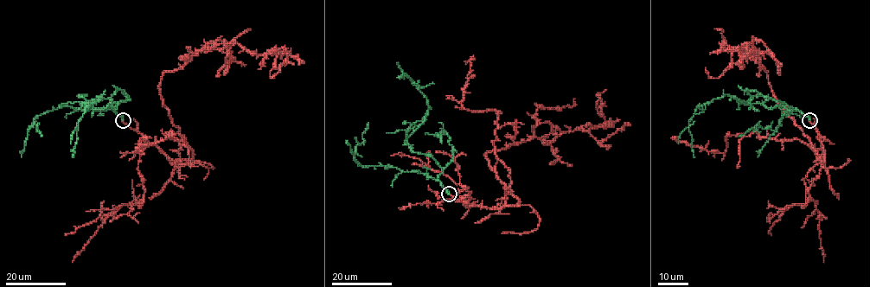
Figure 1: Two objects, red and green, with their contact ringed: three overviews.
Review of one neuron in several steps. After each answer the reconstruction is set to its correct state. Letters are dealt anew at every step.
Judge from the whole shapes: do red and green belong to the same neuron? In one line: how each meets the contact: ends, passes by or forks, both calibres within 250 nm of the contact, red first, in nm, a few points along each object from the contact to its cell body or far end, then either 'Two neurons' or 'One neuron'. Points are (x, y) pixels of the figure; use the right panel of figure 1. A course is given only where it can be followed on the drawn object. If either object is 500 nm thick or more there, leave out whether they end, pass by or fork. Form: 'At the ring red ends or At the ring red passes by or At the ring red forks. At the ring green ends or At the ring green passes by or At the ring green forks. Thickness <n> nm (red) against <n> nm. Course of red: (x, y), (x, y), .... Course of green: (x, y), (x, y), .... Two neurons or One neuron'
At the ring red ends. At the ring green ends. Thickness 340 nm (red) against 360 nm. Course of red: (809, 120), (823, 163), (751, 45), (733, 50), (719, 77), (705, 67). Course of green: (809, 120), (783, 103), (769, 108), (723, 95), (700, 105), (689, 122), (694, 157). One neuron

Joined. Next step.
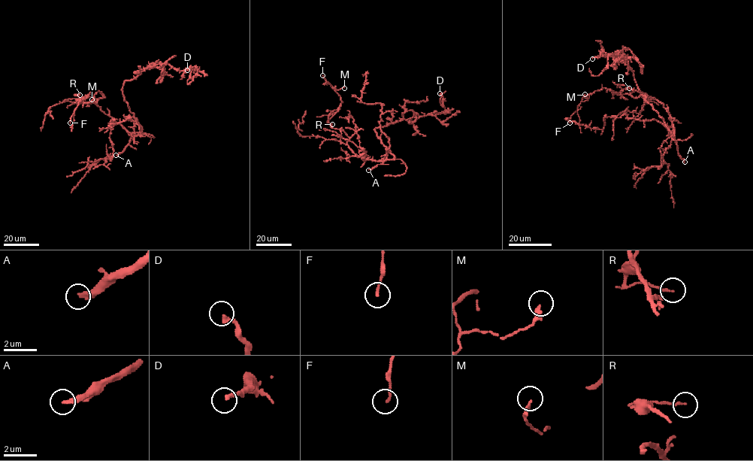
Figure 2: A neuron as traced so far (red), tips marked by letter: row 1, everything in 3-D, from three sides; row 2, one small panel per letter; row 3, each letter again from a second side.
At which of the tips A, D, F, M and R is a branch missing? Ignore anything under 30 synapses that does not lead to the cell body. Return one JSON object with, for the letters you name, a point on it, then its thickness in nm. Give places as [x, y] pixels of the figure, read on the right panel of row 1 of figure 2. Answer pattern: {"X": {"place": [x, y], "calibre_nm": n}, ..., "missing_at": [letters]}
{"A": {"place": [684, 162], "calibre_nm": 280}, "D": {"place": [592, 59], "calibre_nm": 220}, "missing_at": ["A", "D"]}

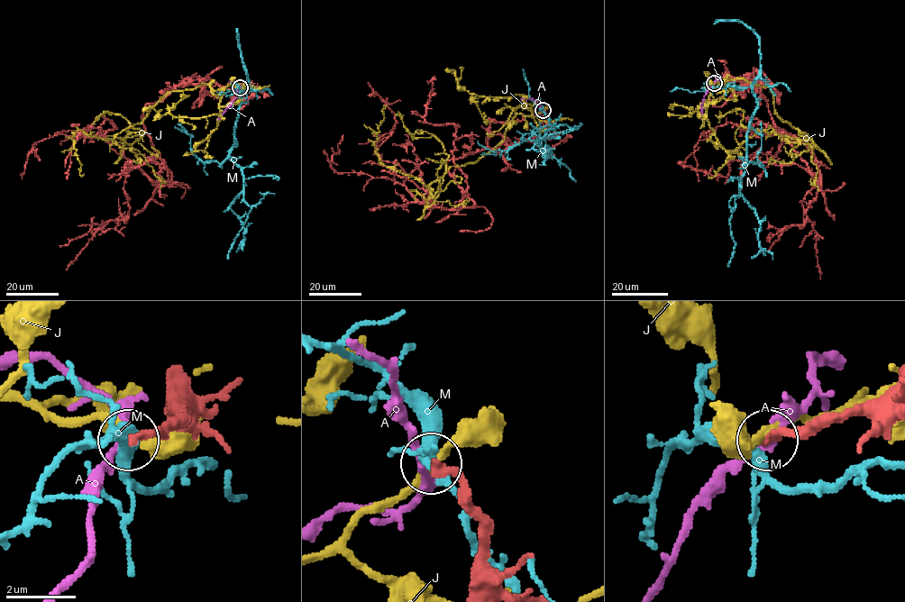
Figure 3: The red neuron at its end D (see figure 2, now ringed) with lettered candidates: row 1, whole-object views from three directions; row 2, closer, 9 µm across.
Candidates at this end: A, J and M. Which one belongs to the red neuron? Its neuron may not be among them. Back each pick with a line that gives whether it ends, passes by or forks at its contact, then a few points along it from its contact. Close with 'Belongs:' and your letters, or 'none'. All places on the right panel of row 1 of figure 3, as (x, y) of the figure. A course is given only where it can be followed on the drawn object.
Belongs: none

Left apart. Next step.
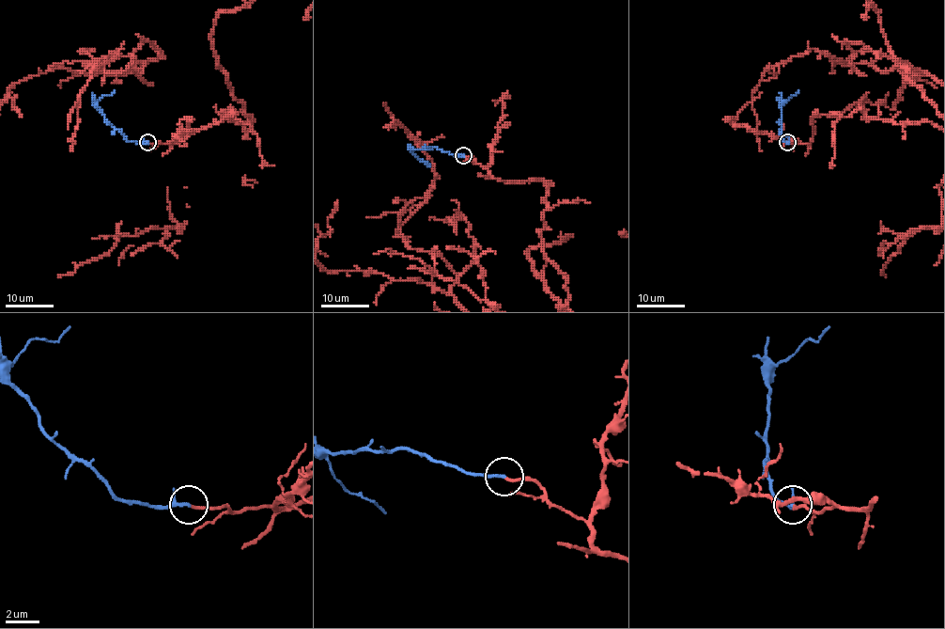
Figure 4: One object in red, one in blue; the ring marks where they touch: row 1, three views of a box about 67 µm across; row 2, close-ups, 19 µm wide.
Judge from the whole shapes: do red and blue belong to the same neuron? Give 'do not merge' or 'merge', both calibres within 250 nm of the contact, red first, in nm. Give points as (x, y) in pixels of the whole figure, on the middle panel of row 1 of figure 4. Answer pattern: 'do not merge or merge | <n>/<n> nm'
merge | 180/150 nm

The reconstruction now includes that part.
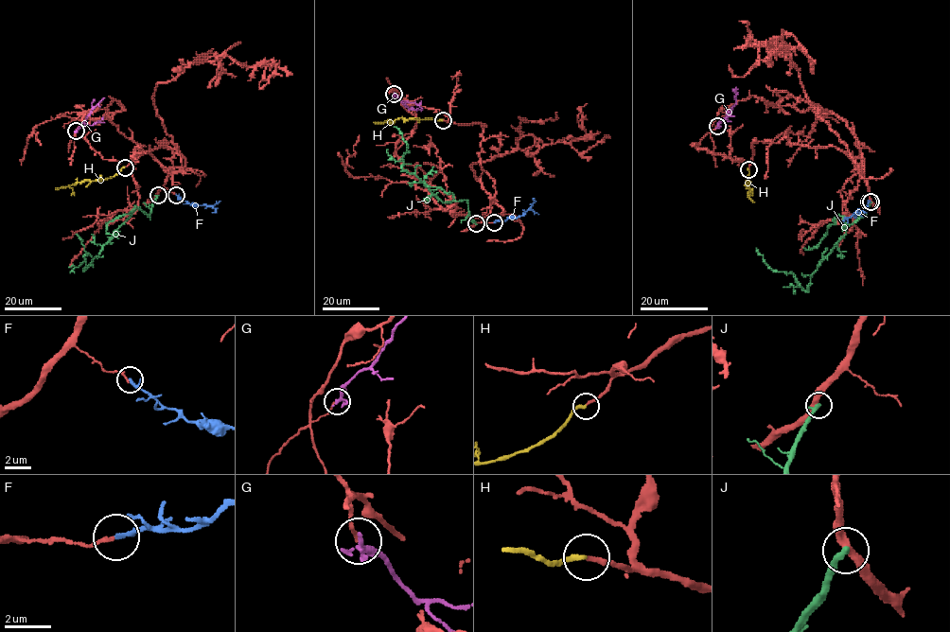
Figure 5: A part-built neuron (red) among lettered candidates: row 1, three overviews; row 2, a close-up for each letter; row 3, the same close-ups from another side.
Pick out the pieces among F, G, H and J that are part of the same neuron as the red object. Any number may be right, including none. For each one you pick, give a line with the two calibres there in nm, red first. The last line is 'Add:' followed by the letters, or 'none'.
H: 190 nm thick on the red side, 240 nm on the other
Add: H

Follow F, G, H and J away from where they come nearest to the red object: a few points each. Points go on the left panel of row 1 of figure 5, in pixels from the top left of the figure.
F: (176, 195), (189, 203), (205, 204), (216, 211)
G: (76, 131), (104, 97)
H: (125, 167), (103, 180), (87, 180), (56, 189)
J: (158, 195), (150, 214), (135, 208), (84, 270), (85, 255), (89, 254), (76, 234)

